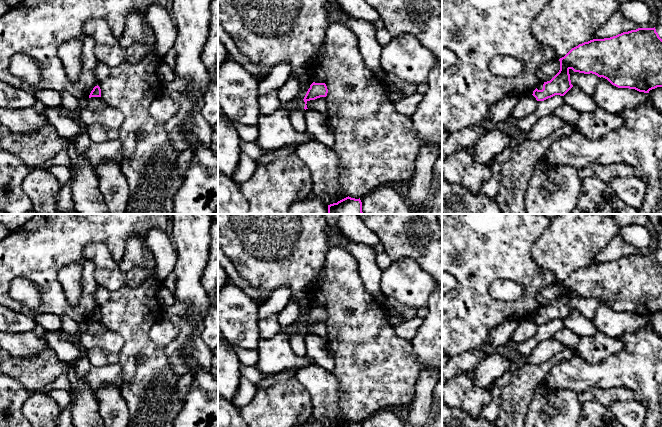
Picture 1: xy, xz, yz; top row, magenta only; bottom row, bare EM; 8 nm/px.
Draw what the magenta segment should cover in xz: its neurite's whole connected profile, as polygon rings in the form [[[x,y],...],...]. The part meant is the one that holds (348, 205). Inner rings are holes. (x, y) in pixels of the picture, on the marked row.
[[[348,196],[337,203],[328,205],[328,214],[363,214],[362,202],[360,198]]]

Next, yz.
[[[638,28],[604,39],[593,39],[572,48],[559,59],[559,72],[547,82],[543,89],[537,88],[533,96],[537,101],[544,101],[555,95],[564,96],[572,87],[569,70],[584,74],[595,74],[607,79],[618,88],[635,89],[649,93],[650,90],[662,87],[662,39],[654,28]]]

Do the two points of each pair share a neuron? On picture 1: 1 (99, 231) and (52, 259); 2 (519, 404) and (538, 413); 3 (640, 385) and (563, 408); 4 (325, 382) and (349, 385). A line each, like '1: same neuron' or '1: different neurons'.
1: same neuron
2: different neurons
3: different neurons
4: different neurons

